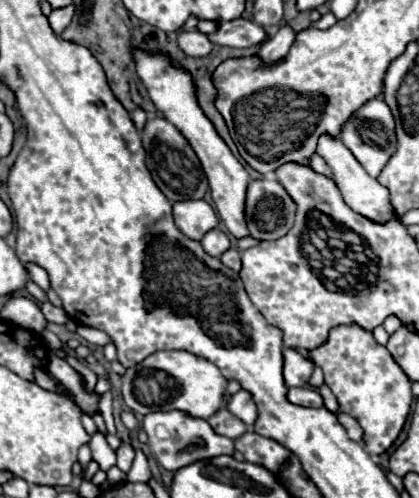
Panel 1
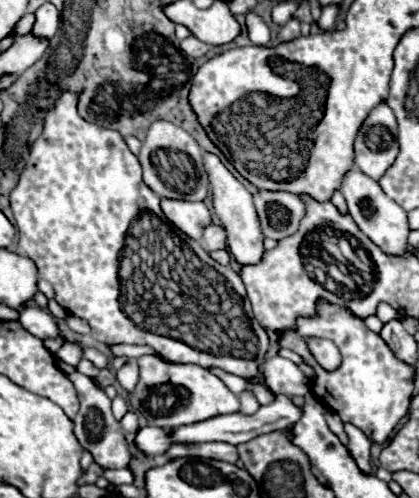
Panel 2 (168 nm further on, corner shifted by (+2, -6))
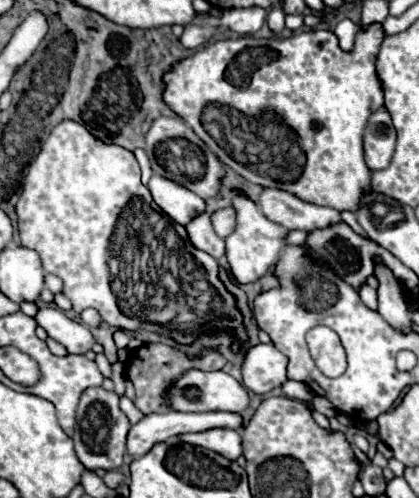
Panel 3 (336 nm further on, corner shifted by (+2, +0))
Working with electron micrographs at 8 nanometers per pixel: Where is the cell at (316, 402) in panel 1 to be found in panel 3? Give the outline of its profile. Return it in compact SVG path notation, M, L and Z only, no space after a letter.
M164 412L148 414L128 432L126 450L130 456L146 454L154 444L164 442L170 436L186 432L204 432L210 428L240 428L242 418L234 412L204 412L204 414L186 414L186 412Z

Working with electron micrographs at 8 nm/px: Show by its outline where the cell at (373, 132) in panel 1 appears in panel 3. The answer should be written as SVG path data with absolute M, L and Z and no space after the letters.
M380 108L368 118L364 132L364 154L370 170L382 170L390 164L396 144L396 130L392 126L390 114Z

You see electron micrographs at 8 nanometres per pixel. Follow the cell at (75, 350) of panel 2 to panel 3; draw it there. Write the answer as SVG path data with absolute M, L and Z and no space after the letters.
M42 306L36 322L48 332L50 338L60 342L68 350L68 354L86 354L94 344L90 330L84 324L70 320L60 308Z

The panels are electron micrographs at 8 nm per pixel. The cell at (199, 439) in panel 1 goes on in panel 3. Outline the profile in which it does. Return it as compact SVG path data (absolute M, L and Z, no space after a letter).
M226 428L204 430L198 434L182 434L180 440L188 442L192 446L202 446L202 448L214 450L214 452L222 454L224 458L230 458L230 460L236 460L242 454L238 430L226 430Z

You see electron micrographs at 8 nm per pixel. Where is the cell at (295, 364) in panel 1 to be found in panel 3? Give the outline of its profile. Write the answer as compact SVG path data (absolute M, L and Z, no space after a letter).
M272 344L252 346L242 362L244 386L256 394L266 394L286 382L288 358Z

